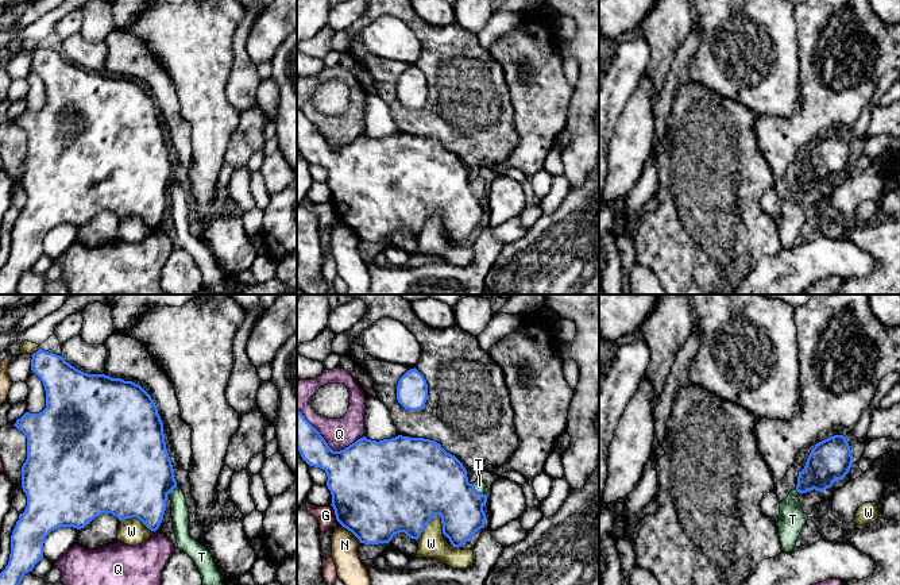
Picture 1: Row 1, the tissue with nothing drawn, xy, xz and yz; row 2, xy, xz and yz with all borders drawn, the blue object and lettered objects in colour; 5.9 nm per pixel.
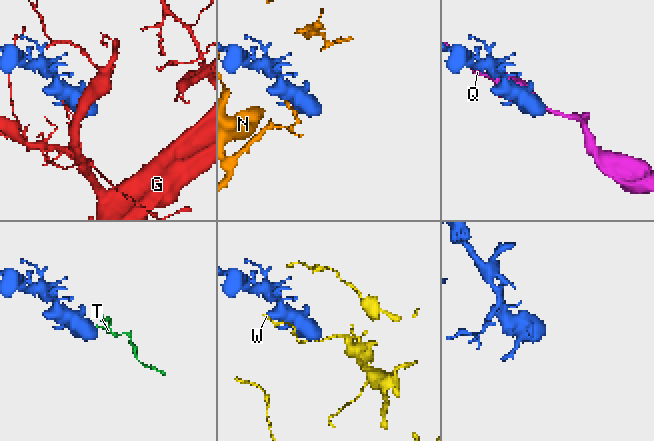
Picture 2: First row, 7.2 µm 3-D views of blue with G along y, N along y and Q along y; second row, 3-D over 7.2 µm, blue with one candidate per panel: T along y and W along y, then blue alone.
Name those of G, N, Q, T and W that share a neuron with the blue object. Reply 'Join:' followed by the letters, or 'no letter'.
Join: T

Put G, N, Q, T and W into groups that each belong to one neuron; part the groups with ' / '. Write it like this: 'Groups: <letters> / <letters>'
Groups: G / N / Q / T / W

